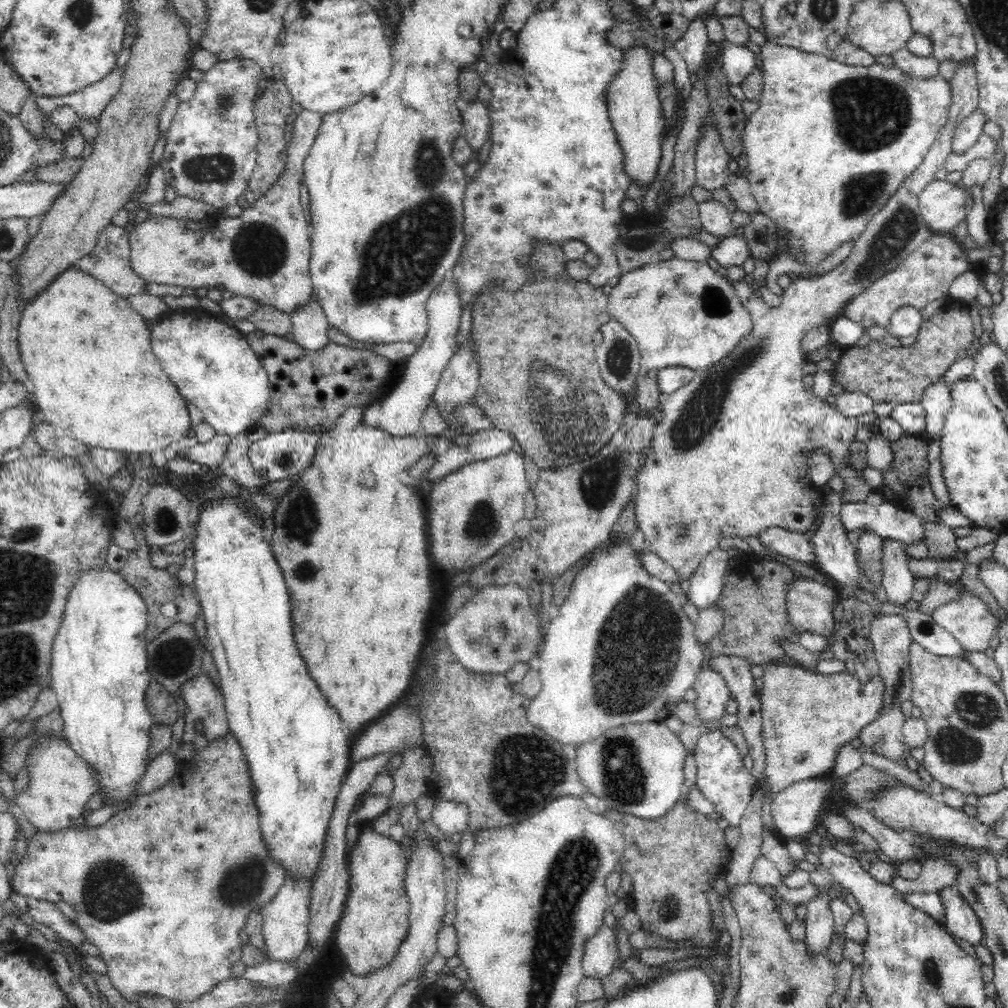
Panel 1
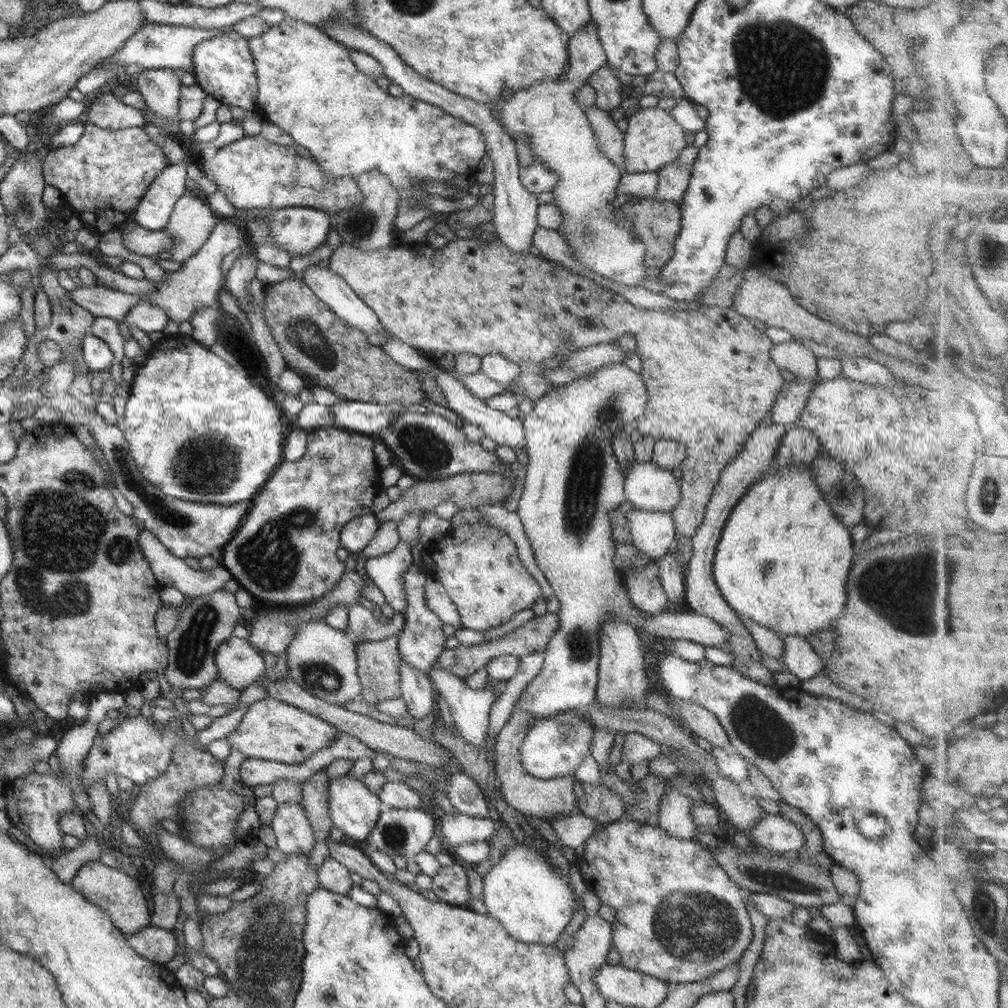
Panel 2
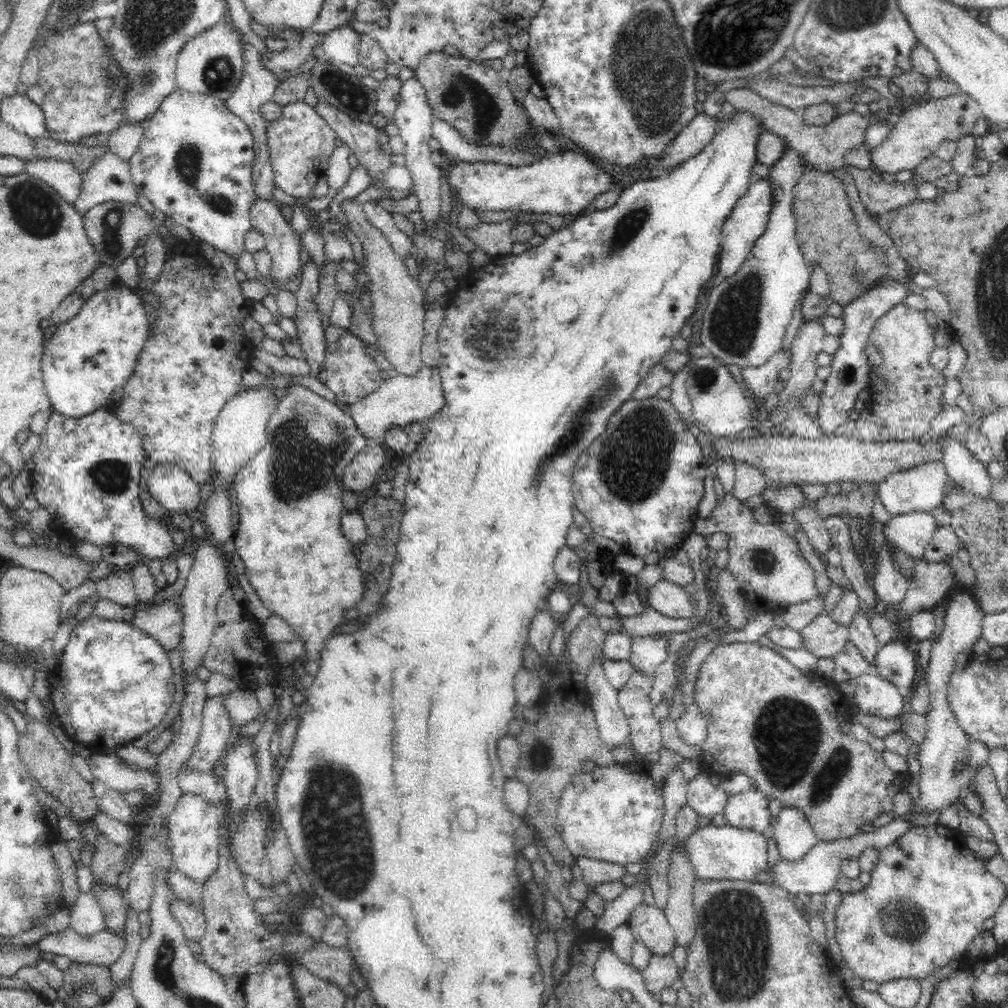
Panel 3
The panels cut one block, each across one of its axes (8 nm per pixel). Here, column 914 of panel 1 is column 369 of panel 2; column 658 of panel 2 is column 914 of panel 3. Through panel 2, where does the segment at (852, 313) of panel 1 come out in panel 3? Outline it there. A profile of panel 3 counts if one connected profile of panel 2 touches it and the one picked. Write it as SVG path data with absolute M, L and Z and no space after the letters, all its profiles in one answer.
M904 302L892 307L874 325L868 340L880 354L882 362L878 367L872 368L873 373L870 375L870 380L871 382L882 381L884 387L888 389L890 400L884 404L875 404L874 401L874 410L866 417L866 426L862 428L861 438L866 438L866 441L881 443L920 439L930 430L934 418L942 412L941 398L948 379L943 375L943 371L935 370L933 364L930 364L930 353L936 348L934 334L937 329L932 328L929 324L923 311L912 309Z

